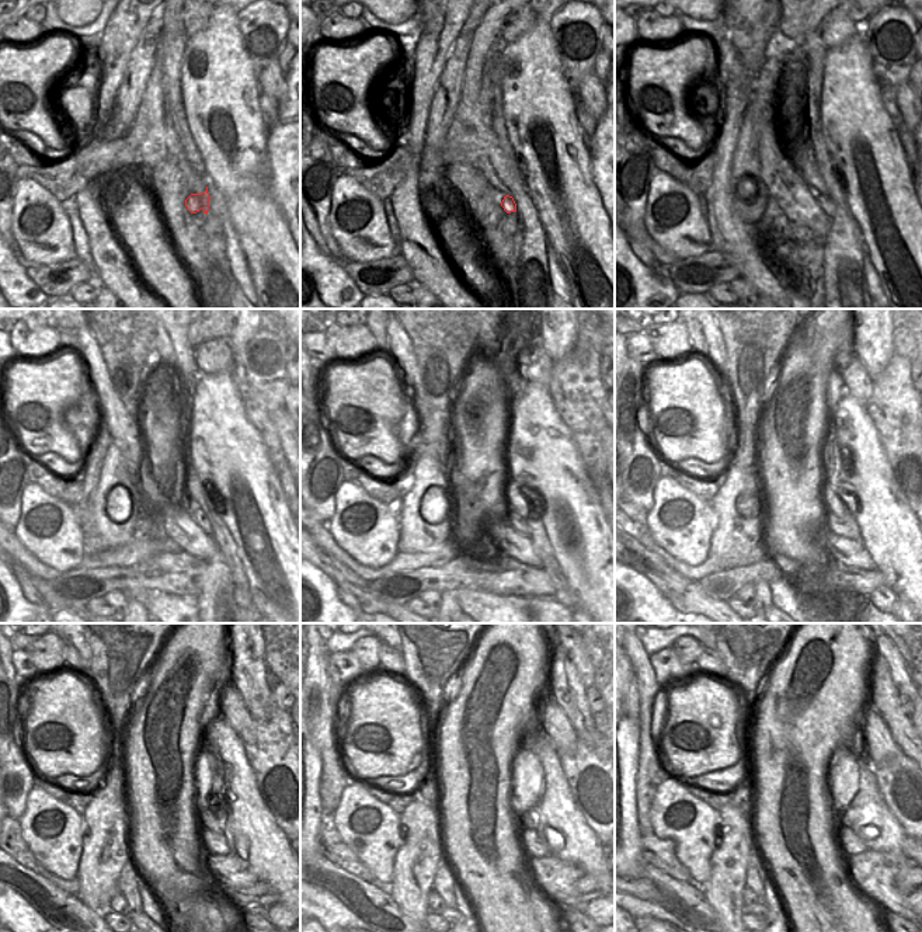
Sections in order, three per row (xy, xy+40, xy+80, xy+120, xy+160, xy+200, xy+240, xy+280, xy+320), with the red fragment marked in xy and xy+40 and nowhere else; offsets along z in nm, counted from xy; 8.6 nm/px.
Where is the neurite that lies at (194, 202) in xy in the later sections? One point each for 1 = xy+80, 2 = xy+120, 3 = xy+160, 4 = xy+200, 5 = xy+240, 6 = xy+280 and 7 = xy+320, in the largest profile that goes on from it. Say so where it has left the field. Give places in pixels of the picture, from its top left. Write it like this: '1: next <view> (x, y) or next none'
1: next xy+80 (825, 202)
2: next xy+120 (198, 515)
3: next xy+160 (514, 520)
4: next xy+200 (846, 527)
5: next xy+240 (215, 842)
6: next xy+280 (531, 841)
7: next xy+320 (851, 845)

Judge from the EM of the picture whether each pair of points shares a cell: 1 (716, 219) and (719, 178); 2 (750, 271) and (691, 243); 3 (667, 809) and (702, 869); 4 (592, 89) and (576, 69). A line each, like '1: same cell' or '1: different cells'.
1: same cell
2: different cells
3: same cell
4: different cells

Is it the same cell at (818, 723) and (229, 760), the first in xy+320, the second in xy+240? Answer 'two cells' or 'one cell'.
two cells

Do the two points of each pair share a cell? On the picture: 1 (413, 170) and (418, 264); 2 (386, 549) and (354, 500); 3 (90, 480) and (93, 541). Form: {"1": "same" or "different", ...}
{"1": "same", "2": "same", "3": "same"}

